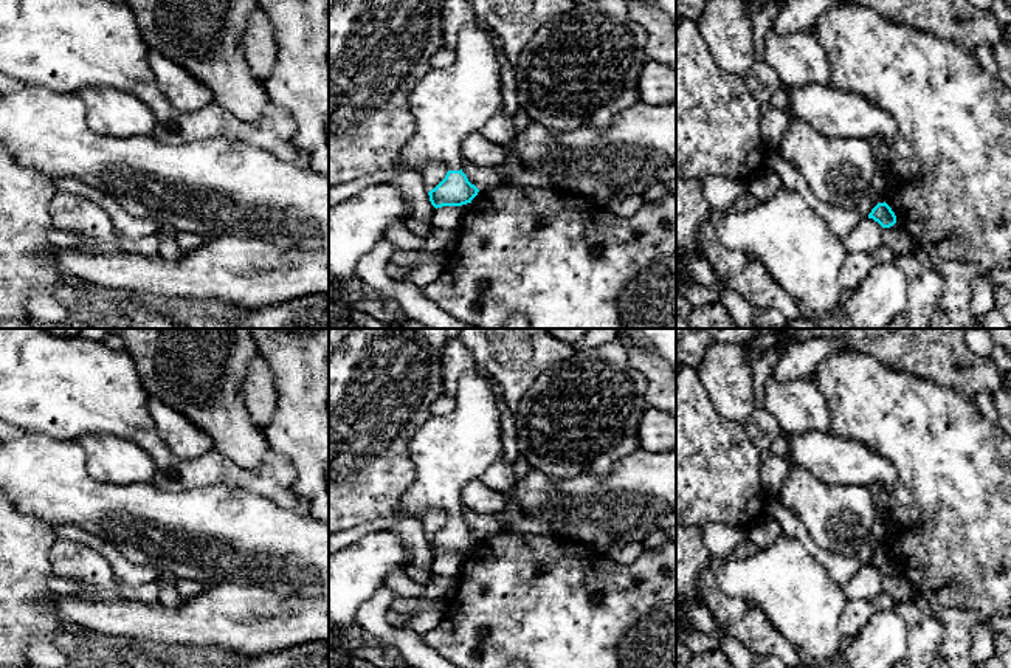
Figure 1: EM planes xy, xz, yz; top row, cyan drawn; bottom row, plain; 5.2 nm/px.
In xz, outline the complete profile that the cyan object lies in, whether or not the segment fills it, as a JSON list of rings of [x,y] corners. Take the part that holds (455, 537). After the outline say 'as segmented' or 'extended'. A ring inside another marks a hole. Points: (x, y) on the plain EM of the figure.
[[[478,369],[467,370],[456,394],[456,409],[448,415],[431,415],[411,437],[408,456],[414,465],[414,480],[400,499],[406,516],[423,516],[430,510],[448,516],[445,525],[428,539],[436,556],[471,550],[479,536],[462,519],[461,494],[470,480],[481,479],[502,456],[501,411],[495,384]]] | extended

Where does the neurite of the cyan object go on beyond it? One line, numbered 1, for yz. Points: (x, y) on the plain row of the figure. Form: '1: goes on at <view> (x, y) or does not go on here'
1: does not go on here

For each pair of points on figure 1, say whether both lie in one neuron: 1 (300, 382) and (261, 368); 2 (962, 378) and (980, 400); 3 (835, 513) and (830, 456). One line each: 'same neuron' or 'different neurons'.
1: different neurons
2: different neurons
3: different neurons

